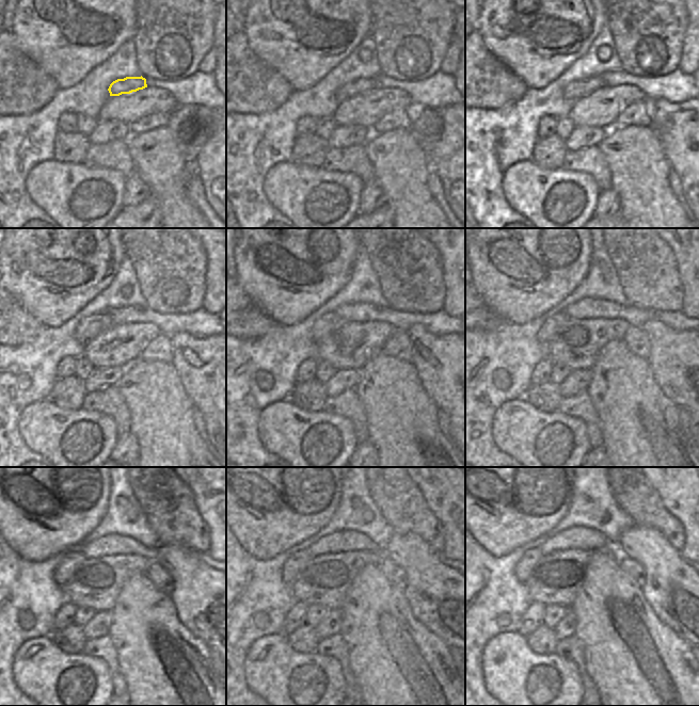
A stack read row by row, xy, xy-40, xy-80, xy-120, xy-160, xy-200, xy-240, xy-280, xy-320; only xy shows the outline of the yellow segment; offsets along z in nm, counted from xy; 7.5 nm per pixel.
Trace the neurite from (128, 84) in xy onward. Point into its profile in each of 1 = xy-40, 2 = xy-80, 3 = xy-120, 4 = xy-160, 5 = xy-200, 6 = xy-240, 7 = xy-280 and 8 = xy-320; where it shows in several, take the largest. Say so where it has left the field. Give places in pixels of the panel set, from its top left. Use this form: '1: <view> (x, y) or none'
1: xy-40 (358, 86)
2: xy-80 (576, 90)
3: xy-120 (88, 329)
4: xy-160 (328, 322)
5: xy-200 (549, 327)
6: xy-240 (70, 561)
7: xy-280 (296, 562)
8: xy-320 (525, 565)

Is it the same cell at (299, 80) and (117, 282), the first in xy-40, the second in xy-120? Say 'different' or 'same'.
different

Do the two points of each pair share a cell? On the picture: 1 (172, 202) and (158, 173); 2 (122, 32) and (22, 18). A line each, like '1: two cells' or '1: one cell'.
1: one cell
2: one cell

